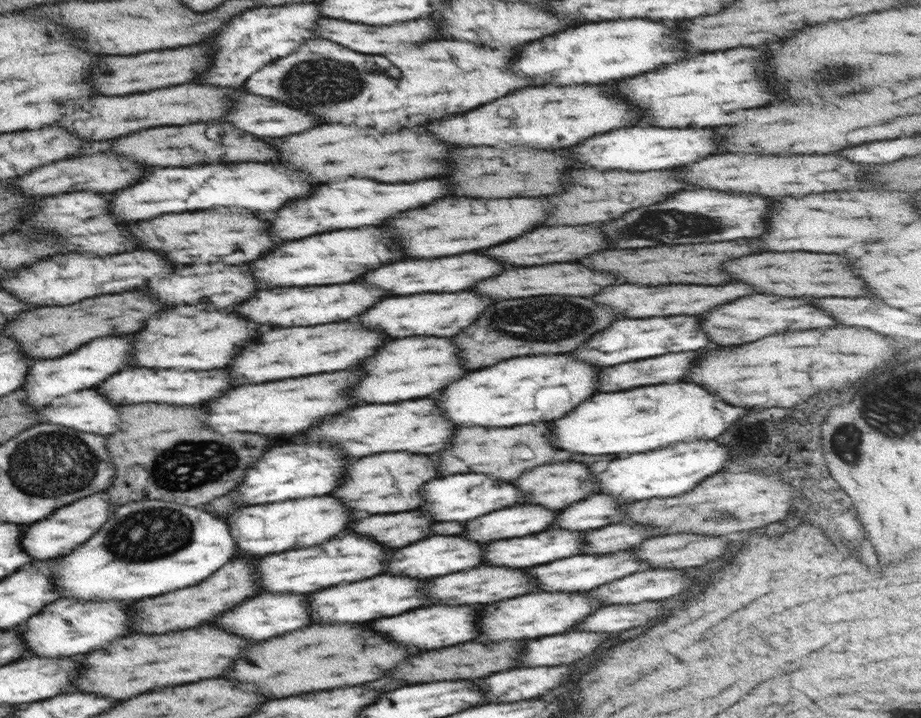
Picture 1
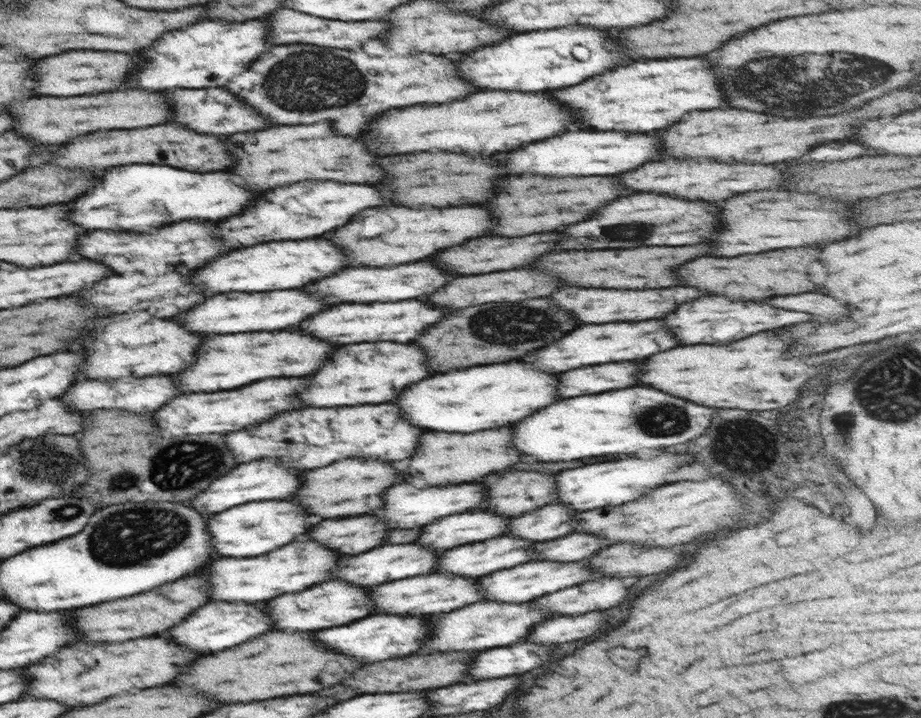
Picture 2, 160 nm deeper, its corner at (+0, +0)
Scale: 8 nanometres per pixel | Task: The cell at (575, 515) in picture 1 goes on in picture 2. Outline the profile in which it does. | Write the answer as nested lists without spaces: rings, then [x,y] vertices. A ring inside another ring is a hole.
[[[550,504],[516,516],[508,524],[508,536],[525,538],[532,542],[554,540],[572,532],[574,510],[568,510],[560,504]]]

